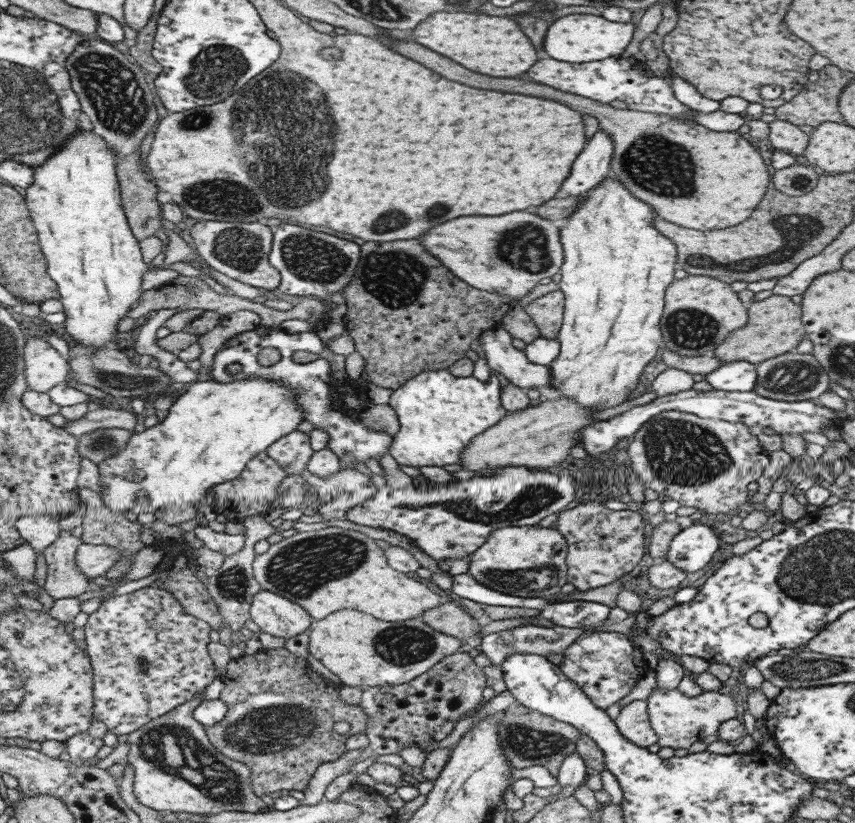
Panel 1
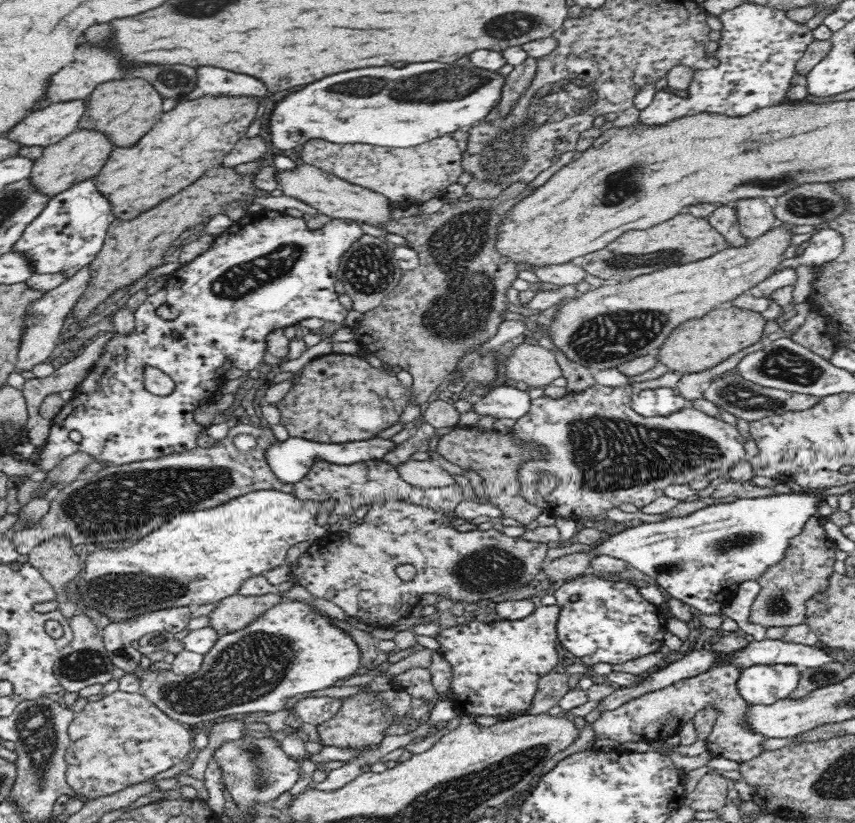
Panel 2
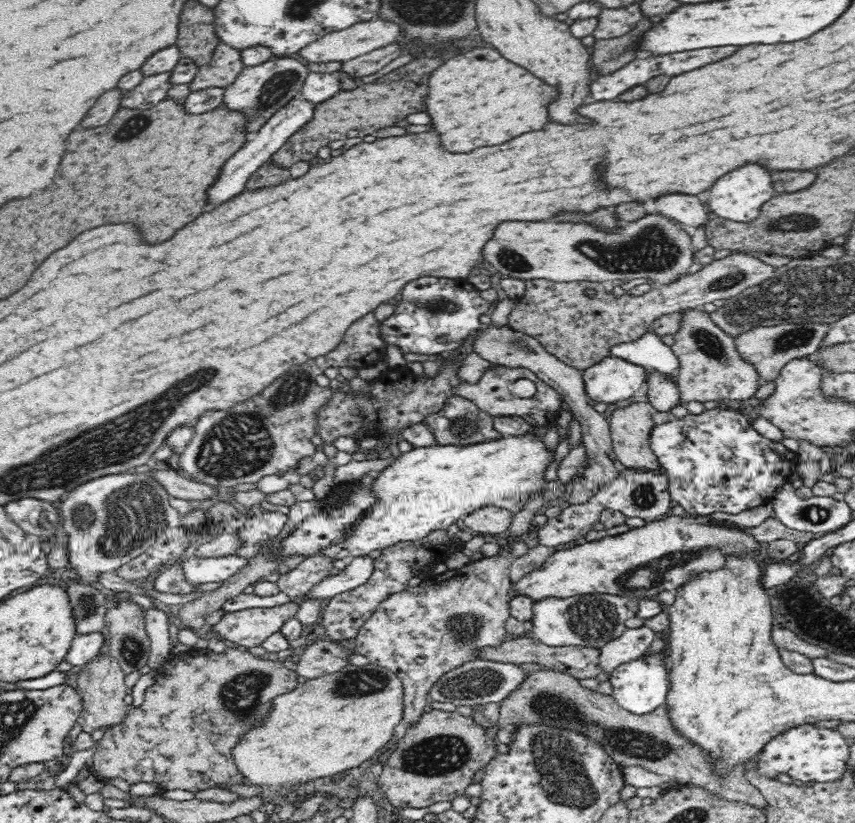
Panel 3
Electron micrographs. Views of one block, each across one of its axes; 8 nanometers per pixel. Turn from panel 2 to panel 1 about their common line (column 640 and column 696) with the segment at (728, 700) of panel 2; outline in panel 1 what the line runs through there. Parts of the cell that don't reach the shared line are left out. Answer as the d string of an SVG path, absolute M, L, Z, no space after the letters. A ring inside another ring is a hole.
M653 687L646 698L648 721L657 735L656 744L667 748L689 748L693 742L716 734L721 722L736 718L738 703L723 691L701 691L696 697L688 697L675 689Z

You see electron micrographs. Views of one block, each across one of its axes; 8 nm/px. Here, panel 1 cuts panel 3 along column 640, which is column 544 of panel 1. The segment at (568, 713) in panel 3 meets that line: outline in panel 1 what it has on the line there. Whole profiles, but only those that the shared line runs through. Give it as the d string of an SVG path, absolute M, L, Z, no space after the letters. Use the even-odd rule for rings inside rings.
M516 703L498 716L496 727L499 744L508 760L508 765L512 769L544 766L552 776L556 777L559 764L575 750L579 730L570 724L559 722Z

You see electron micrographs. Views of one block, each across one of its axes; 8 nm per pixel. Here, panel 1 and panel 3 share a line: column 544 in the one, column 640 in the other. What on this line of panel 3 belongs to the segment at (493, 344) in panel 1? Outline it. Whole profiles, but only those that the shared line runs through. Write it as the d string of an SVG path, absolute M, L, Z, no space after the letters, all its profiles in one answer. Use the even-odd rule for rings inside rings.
M613 357L604 358L582 374L589 399L606 405L634 397L647 376L642 366Z

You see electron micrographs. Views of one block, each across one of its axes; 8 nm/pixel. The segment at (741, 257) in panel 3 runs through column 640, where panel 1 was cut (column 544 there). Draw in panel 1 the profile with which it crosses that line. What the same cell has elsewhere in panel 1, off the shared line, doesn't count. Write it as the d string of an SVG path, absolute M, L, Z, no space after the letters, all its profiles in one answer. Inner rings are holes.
M557 289L530 301L523 310L531 317L541 338L555 340L562 323L564 307L563 293Z

